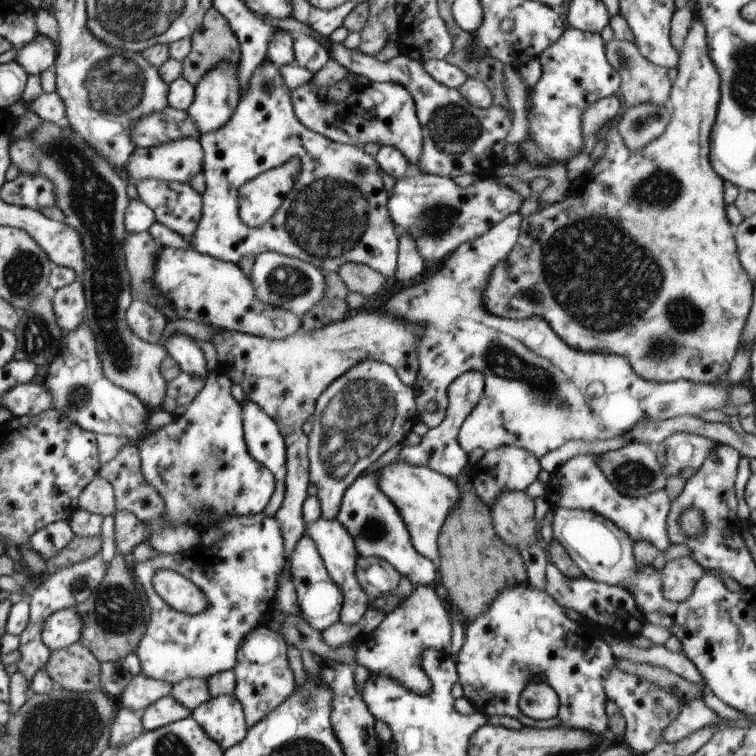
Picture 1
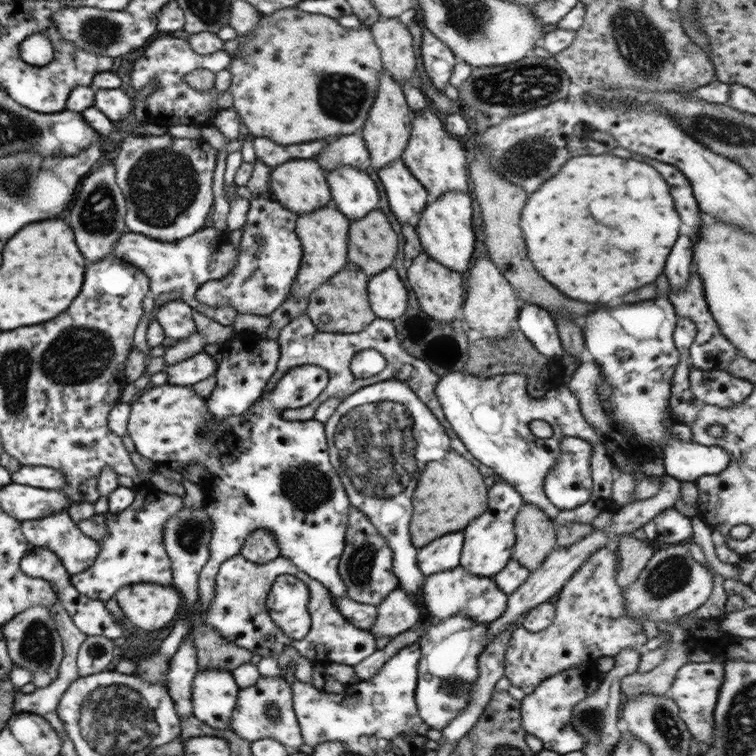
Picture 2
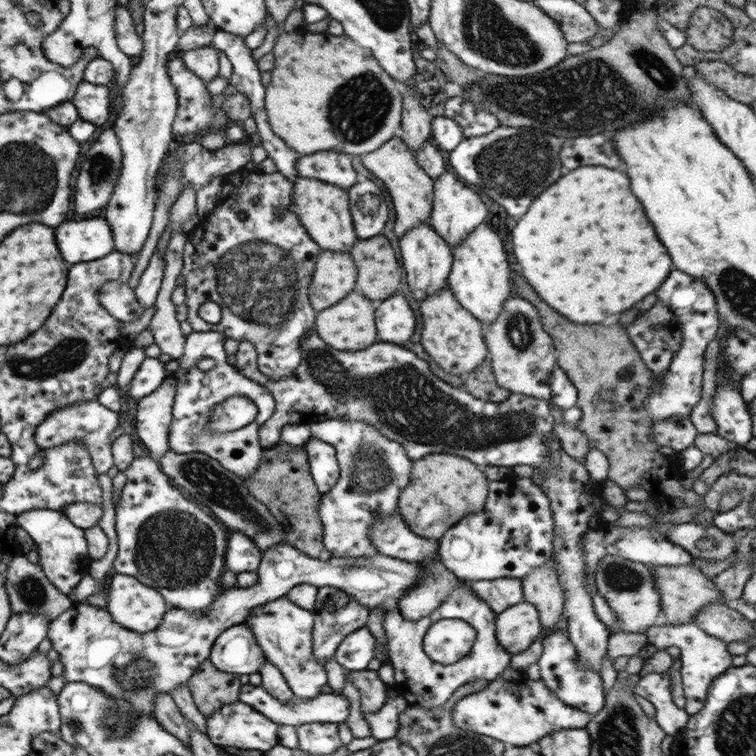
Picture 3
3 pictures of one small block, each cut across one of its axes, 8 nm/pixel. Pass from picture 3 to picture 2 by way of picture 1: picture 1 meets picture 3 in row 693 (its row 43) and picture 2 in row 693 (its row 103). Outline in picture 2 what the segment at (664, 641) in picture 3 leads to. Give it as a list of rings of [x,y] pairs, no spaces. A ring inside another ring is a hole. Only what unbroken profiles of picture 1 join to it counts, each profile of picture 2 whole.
[[[689,660],[677,670],[677,676],[667,692],[667,696],[677,704],[679,708],[679,718],[687,724],[687,732],[691,738],[703,744],[703,748],[709,746],[711,742],[711,728],[713,728],[713,710],[719,698],[719,688],[723,684],[725,668],[721,662],[695,662]]]

